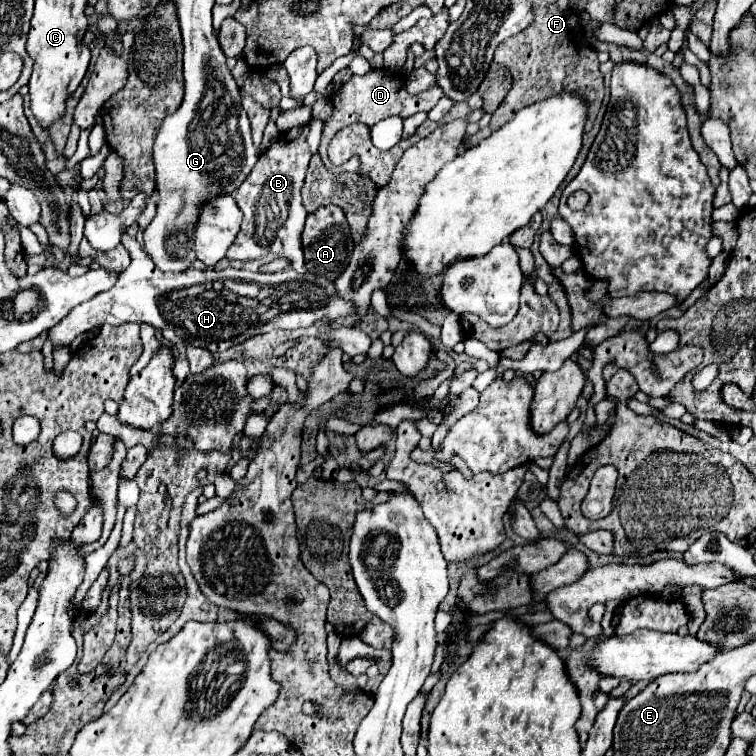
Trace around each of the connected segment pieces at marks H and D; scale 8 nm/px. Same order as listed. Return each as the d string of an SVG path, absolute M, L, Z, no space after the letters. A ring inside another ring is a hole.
M123 233L121 243L131 253L131 265L119 275L119 281L113 289L77 305L65 319L61 319L59 325L49 329L49 339L53 345L69 345L79 333L105 323L121 325L125 321L133 321L149 323L155 329L173 329L189 345L217 353L227 351L229 347L239 345L259 333L269 333L273 329L309 327L323 317L337 319L355 311L351 301L343 301L335 293L333 281L323 277L309 279L309 273L301 275L293 269L285 269L281 273L251 273L239 269L187 269L183 273L165 273L153 265L151 257L143 251L135 237ZM229 279L257 283L265 291L265 299L235 295L225 285Z
M373 69L369 71L367 75L359 77L359 75L353 75L349 83L343 85L343 89L337 93L337 97L331 99L331 105L333 105L333 117L325 123L325 129L323 129L323 139L321 139L321 145L319 145L319 155L325 163L325 167L329 171L335 171L335 173L357 173L359 171L359 161L347 161L345 165L341 167L335 167L329 159L327 159L327 147L329 147L329 141L335 137L337 131L341 131L343 127L351 125L351 123L365 123L369 127L373 127L375 123L379 123L381 119L387 119L391 115L401 115L401 117L409 117L417 111L431 111L435 107L435 103L443 97L443 91L441 87L433 87L417 97L409 95L403 87L403 77L397 75L397 73L391 73L391 71L385 71L385 69Z

